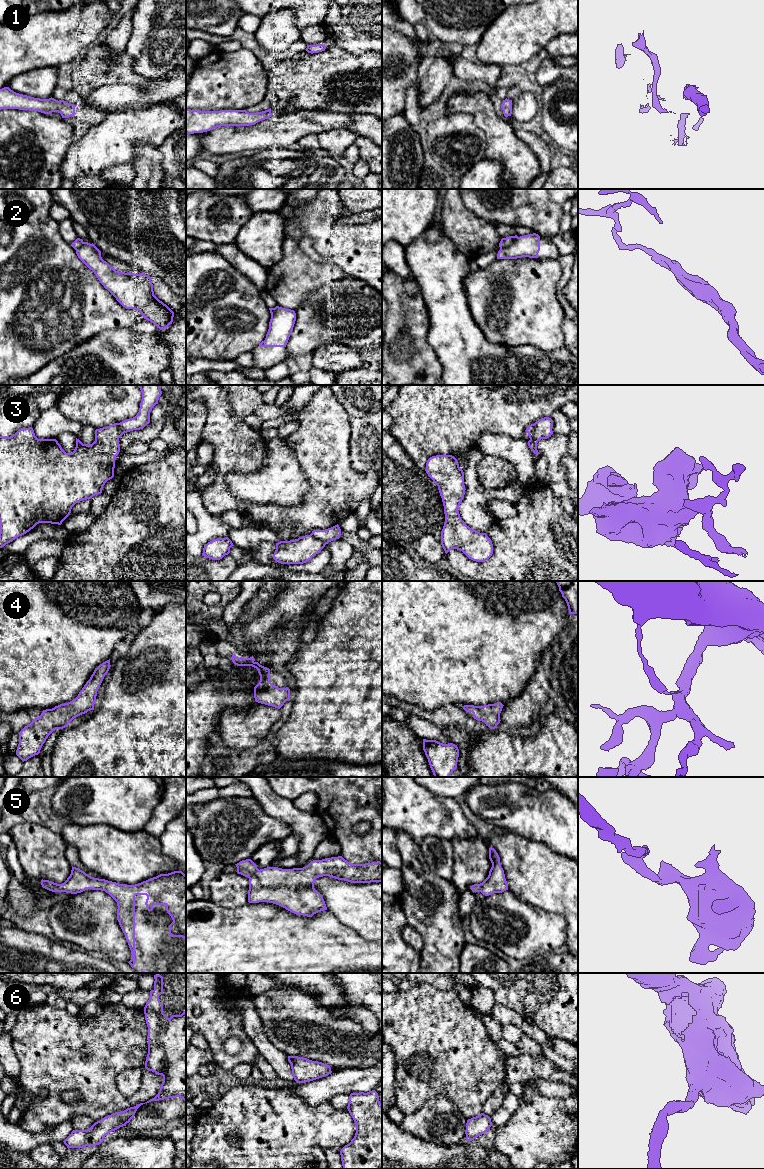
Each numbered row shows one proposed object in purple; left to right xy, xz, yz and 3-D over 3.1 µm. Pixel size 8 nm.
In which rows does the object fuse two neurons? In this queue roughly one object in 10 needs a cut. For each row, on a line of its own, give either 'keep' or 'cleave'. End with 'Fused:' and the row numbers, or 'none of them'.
1: keep
2: cleave
3: cleave
4: keep
5: keep
6: keep
Fused: 2, 3

